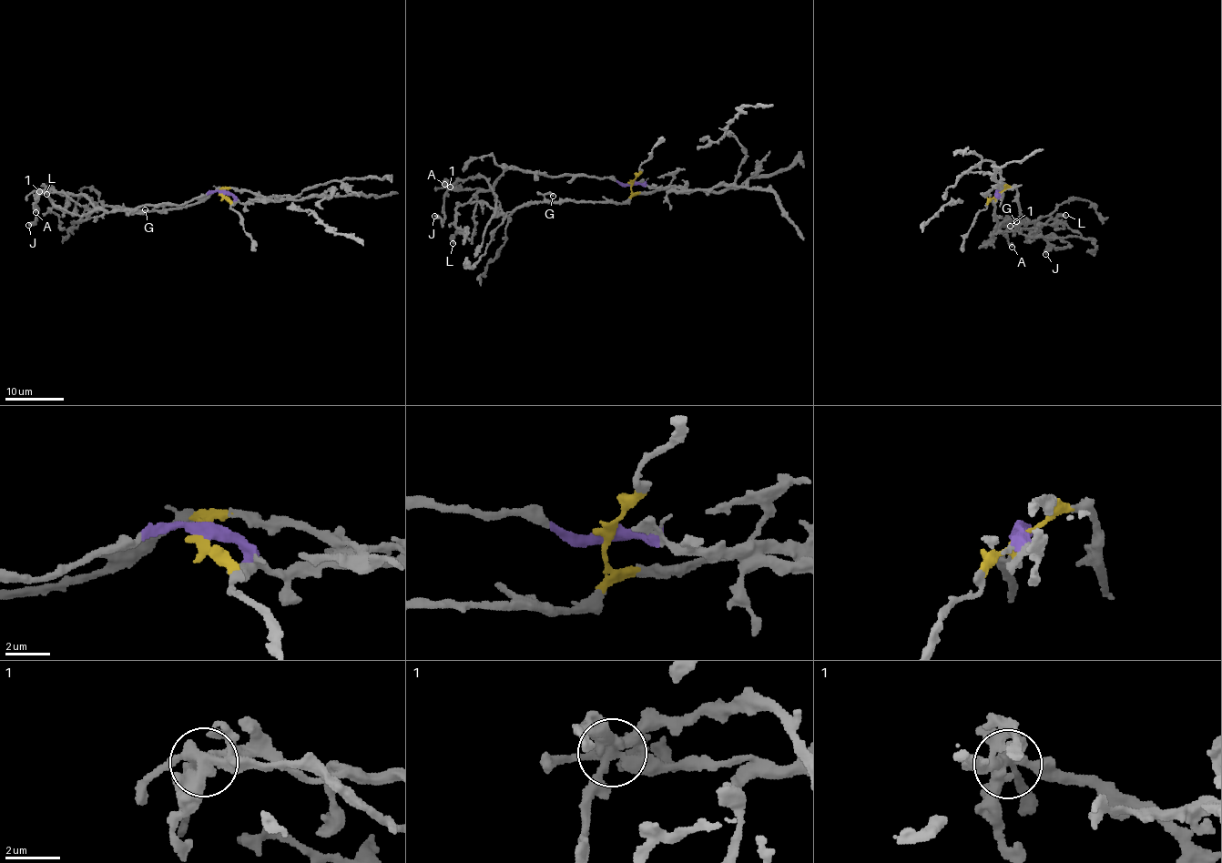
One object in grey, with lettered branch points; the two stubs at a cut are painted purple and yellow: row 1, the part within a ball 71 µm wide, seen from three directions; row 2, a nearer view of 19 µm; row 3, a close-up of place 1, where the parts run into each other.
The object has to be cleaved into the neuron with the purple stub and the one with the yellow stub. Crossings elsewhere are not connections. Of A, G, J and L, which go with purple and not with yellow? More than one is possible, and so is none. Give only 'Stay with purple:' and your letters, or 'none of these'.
Stay with purple: A, J, L

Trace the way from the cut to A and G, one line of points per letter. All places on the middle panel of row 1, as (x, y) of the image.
A: (632, 183), (506, 169), (488, 189), (452, 189), (444, 185)
G: (632, 182), (629, 197), (622, 202), (549, 201), (544, 197), (547, 194), (553, 196)

